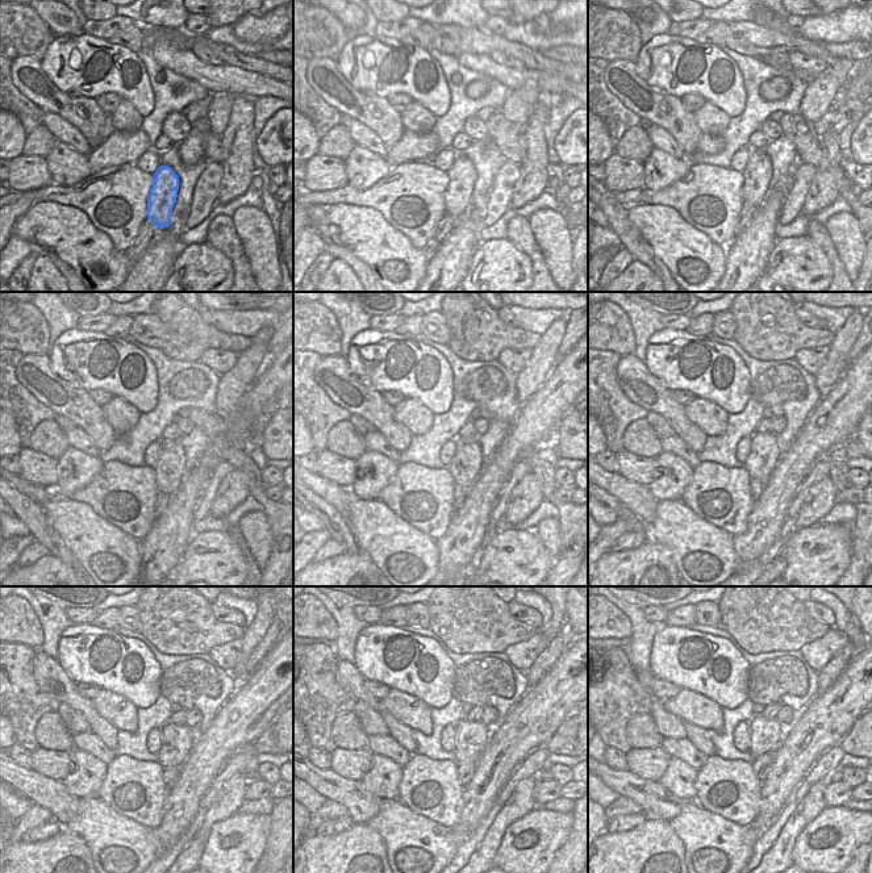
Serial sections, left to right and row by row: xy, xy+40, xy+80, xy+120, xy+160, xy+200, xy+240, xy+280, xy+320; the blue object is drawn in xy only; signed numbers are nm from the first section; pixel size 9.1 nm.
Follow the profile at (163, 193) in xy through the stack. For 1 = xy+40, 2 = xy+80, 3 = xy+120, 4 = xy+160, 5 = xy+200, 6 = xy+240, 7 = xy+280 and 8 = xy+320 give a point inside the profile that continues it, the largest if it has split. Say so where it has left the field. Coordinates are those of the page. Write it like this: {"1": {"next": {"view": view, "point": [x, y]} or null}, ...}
{"1": {"next": {"view": "xy+40", "point": [462, 174]}}, "2": {"next": {"view": "xy+80", "point": [758, 172]}}, "3": {"next": {"view": "xy+120", "point": [170, 468]}}, "4": {"next": {"view": "xy+160", "point": [467, 463]}}, "5": {"next": {"view": "xy+200", "point": [764, 455]}}, "6": {"next": {"view": "xy+240", "point": [178, 740]}}, "7": {"next": {"view": "xy+280", "point": [472, 738]}}, "8": {"next": {"view": "xy+320", "point": [766, 735]}}}

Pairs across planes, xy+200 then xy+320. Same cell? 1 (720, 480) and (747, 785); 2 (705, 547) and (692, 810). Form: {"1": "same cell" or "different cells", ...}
{"1": "same cell", "2": "same cell"}

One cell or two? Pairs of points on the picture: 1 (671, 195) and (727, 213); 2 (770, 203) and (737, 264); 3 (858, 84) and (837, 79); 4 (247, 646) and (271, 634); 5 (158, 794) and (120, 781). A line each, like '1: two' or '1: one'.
1: one
2: one
3: two
4: two
5: one

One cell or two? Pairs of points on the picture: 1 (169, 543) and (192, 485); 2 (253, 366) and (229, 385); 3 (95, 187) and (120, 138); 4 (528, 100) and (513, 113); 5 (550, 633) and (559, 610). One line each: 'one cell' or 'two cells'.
1: one cell
2: one cell
3: two cells
4: one cell
5: one cell

